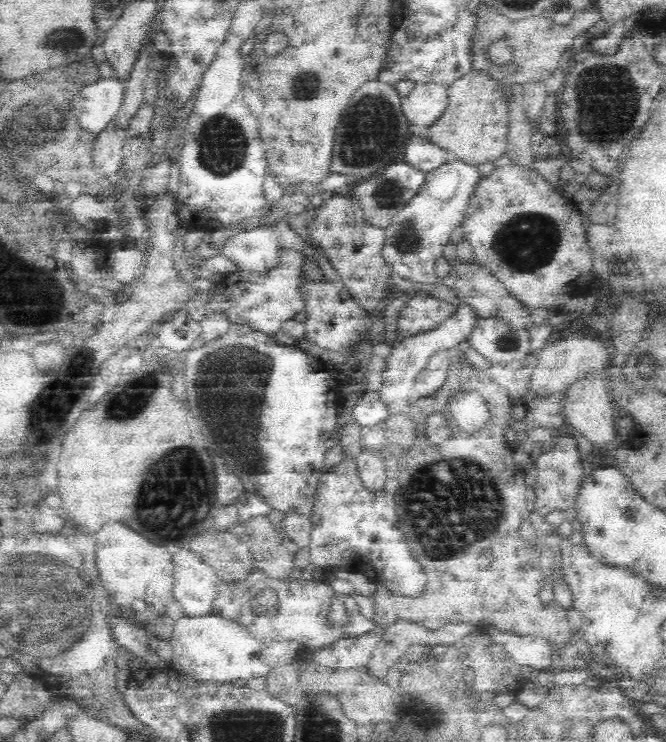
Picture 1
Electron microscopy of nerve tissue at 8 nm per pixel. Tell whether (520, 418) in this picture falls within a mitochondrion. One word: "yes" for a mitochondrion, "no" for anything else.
no

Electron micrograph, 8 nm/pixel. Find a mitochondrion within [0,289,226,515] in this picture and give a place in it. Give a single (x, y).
(48, 413)

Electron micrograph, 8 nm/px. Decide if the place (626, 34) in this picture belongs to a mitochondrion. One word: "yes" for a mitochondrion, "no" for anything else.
no

